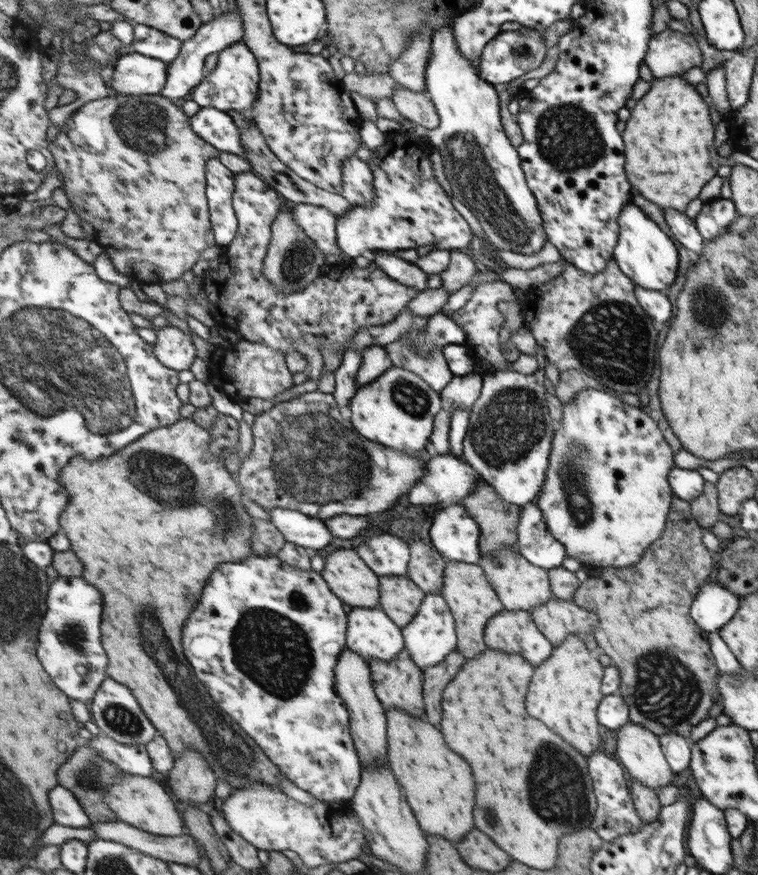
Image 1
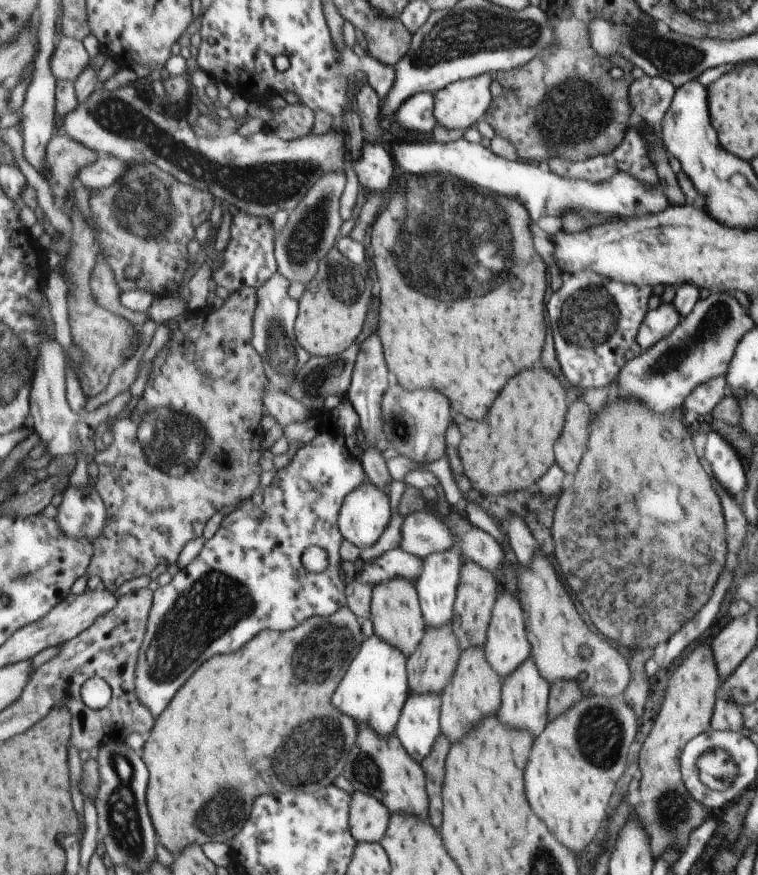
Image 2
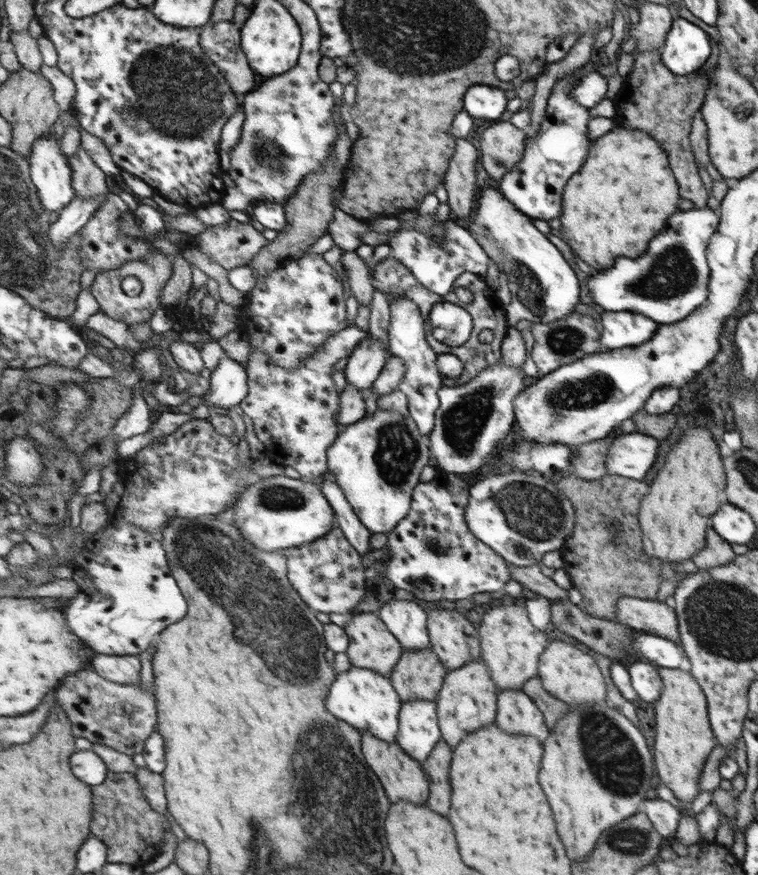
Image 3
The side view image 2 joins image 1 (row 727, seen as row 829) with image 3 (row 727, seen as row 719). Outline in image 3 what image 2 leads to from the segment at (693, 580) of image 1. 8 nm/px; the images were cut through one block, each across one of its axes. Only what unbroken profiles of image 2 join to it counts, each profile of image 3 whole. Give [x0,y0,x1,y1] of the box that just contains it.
[654,666,714,807]

